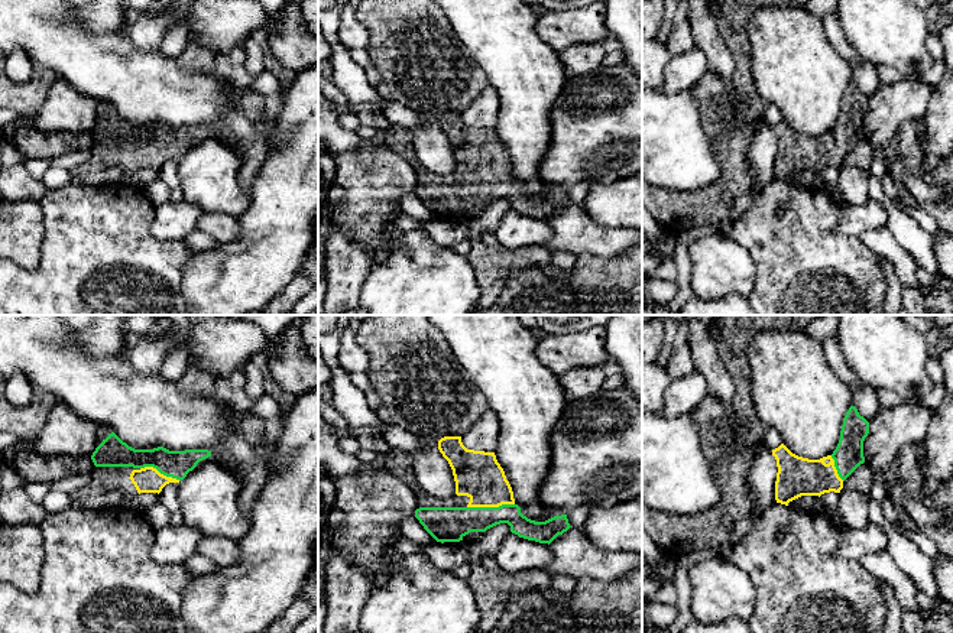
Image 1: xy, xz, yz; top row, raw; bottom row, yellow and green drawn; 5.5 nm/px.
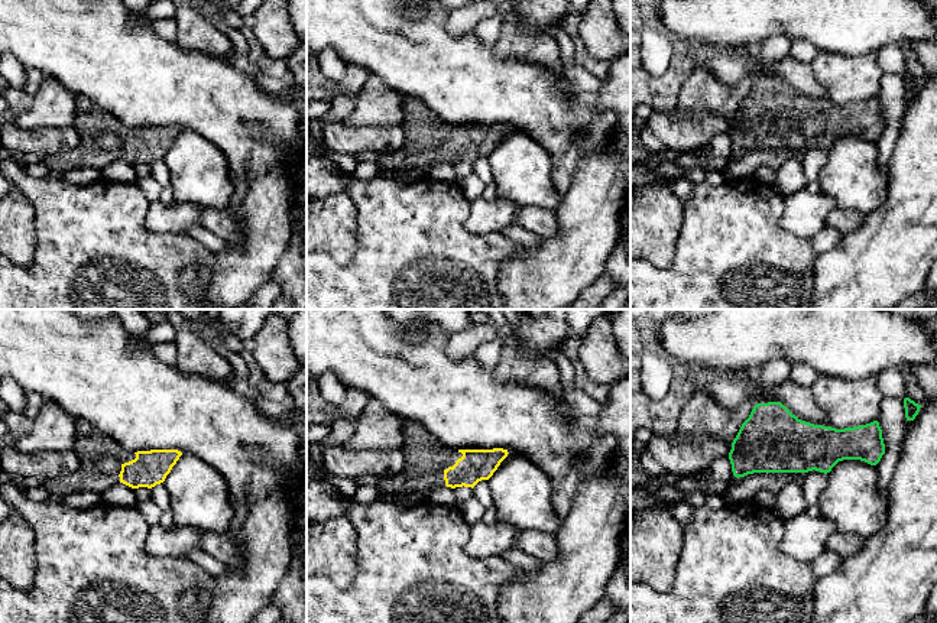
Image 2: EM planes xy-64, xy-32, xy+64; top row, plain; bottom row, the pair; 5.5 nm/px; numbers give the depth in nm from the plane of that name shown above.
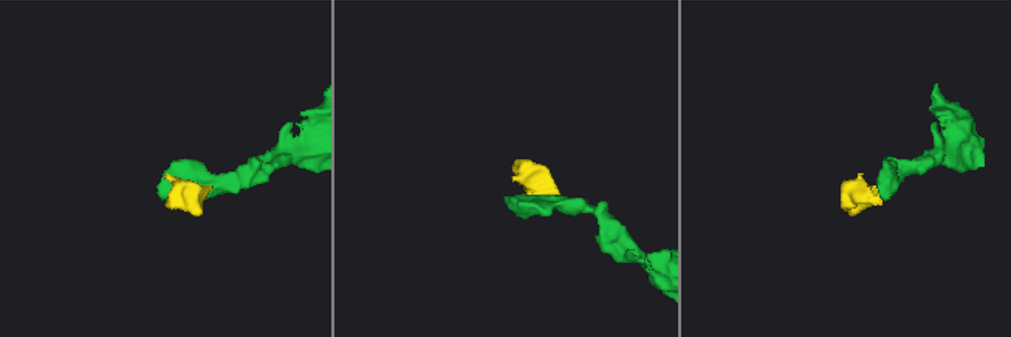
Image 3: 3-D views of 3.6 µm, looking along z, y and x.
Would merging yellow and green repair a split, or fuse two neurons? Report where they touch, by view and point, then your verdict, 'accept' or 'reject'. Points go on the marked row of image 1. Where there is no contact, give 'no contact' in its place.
contact xz (490, 506); accept

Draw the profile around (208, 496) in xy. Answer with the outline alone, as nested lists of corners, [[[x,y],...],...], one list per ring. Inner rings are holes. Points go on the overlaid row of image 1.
[[[204,462],[194,468],[178,483],[184,523],[200,530],[204,538],[223,536],[230,541],[240,541],[250,529],[250,520],[239,507],[242,488],[243,481],[218,462]]]

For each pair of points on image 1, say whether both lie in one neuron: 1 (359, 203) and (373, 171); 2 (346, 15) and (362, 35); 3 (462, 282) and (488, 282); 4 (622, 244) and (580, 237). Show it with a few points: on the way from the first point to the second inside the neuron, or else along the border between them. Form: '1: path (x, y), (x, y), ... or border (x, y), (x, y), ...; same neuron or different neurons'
1: path (366, 195), (373, 188), (373, 178); same neuron
2: path (349, 19), (357, 31); same neuron
3: border (473, 268), (480, 289), (479, 299); different neurons
4: path (612, 242), (590, 237); same neuron

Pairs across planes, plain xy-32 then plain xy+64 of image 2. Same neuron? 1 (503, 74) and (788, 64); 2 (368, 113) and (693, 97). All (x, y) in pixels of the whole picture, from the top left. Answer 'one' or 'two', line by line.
1: one
2: one

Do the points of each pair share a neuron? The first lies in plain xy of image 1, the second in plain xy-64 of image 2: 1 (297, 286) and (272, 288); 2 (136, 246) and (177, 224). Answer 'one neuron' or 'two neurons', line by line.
1: one neuron
2: two neurons

